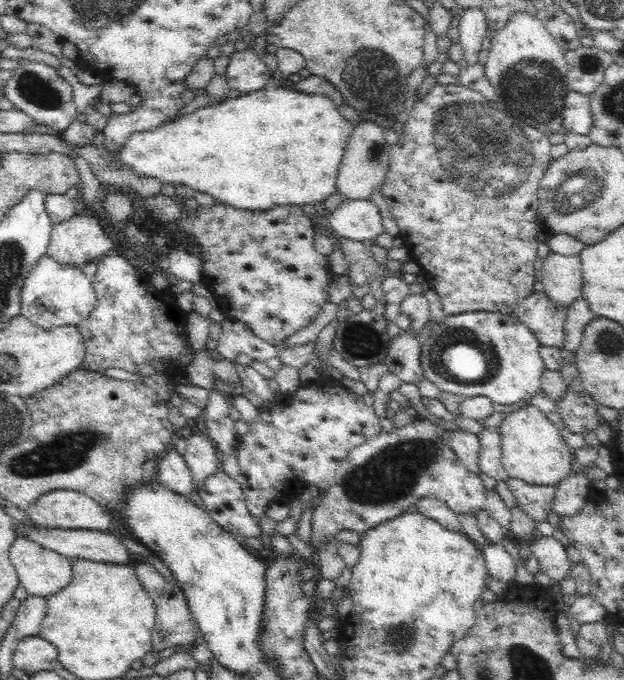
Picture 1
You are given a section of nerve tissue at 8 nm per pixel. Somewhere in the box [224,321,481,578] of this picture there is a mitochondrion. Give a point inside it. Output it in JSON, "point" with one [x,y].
{"point":[388,475]}

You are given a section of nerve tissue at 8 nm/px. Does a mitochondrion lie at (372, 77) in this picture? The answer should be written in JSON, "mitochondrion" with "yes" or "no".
{"mitochondrion":"yes"}

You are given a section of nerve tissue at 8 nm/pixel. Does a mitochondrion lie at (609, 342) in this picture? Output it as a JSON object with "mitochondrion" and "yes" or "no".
{"mitochondrion":"yes"}

